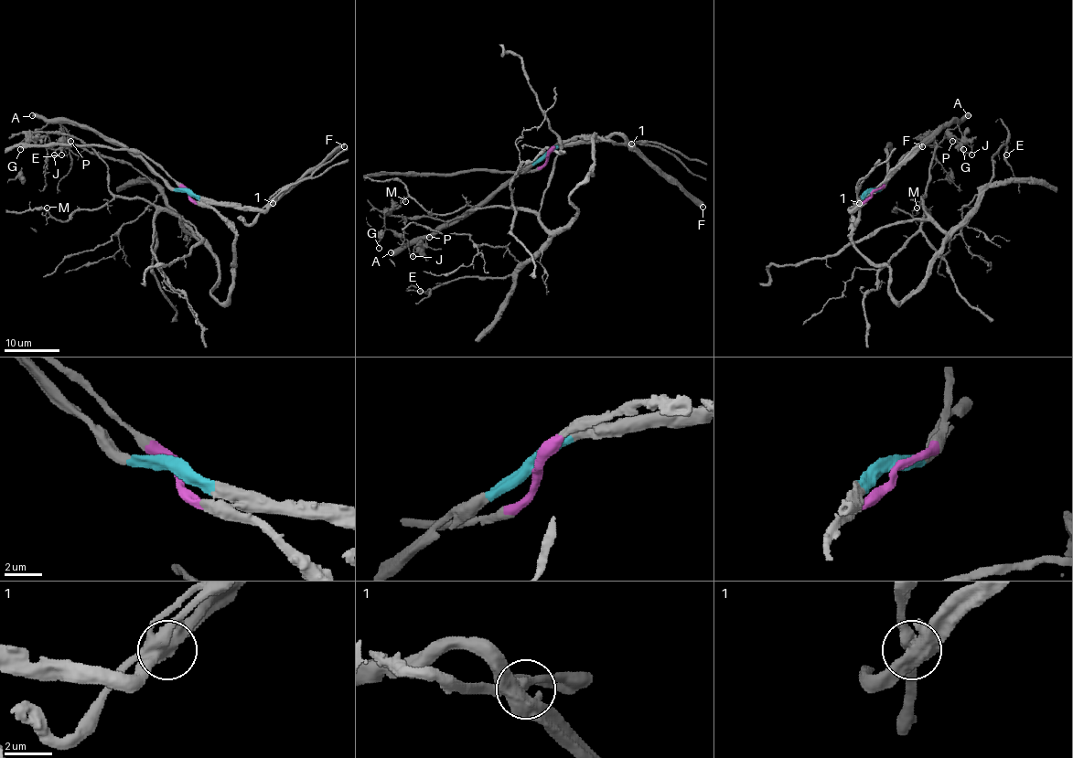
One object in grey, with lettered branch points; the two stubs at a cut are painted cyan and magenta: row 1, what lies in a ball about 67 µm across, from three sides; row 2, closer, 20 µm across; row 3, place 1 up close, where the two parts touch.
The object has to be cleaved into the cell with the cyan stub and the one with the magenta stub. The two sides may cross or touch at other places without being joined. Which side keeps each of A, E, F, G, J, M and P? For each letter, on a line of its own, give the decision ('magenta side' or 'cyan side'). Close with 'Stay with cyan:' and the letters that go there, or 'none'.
A: cyan side
E: magenta side
F: cyan side
G: cyan side
J: cyan side
M: magenta side
P: cyan side
Stay with cyan: A, F, G, J, P

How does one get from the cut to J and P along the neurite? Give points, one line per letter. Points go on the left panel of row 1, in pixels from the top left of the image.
J: (187, 192), (172, 188), (139, 158), (91, 128), (62, 123), (62, 144), (54, 155)
P: (187, 192), (172, 188), (139, 158), (91, 128), (62, 123), (62, 140), (70, 142)

